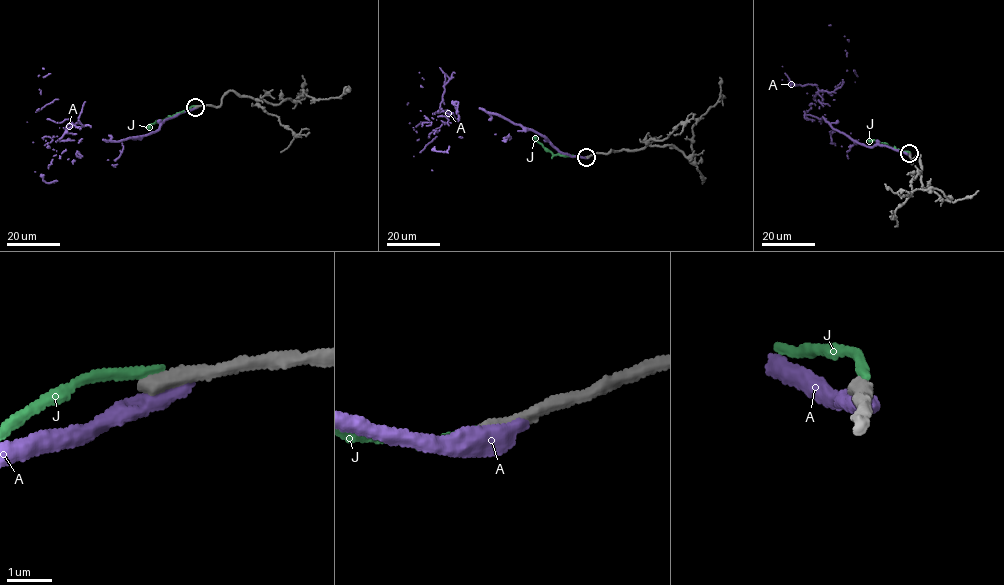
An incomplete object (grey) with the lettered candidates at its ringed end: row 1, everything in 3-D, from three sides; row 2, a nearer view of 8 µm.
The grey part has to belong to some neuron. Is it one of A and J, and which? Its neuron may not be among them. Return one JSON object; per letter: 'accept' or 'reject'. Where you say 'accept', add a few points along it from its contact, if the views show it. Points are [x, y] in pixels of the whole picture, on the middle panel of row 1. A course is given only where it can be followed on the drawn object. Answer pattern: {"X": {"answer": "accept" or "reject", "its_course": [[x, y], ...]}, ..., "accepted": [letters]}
{"A": {"answer": "reject"}, "J": {"answer": "reject"}, "accepted": []}

